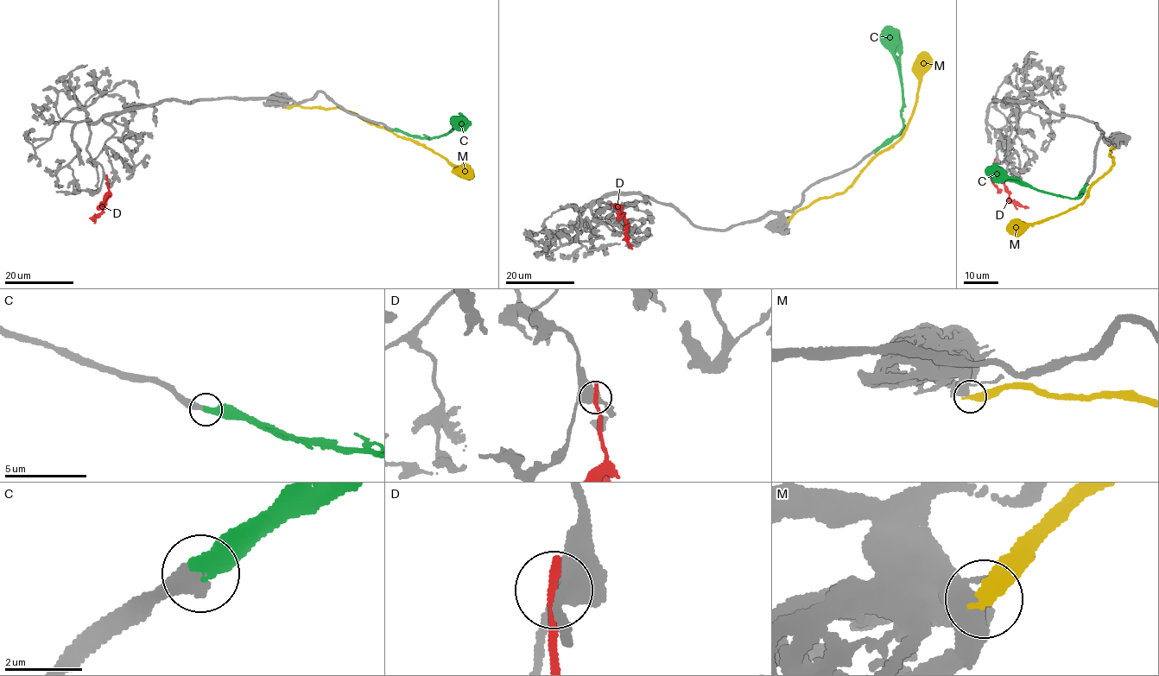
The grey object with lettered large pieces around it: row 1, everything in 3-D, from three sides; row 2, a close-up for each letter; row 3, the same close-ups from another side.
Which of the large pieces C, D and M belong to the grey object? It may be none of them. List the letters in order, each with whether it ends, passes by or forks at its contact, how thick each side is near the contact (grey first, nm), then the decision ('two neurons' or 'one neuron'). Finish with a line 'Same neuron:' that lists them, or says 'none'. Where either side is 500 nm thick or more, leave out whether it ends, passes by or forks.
C: calibres 380 and 500 nm; one neuron
D: it ends; calibres 460 and 300 nm; two neurons
M: it ends; calibres 360 and 440 nm; two neurons
Same neuron: C

